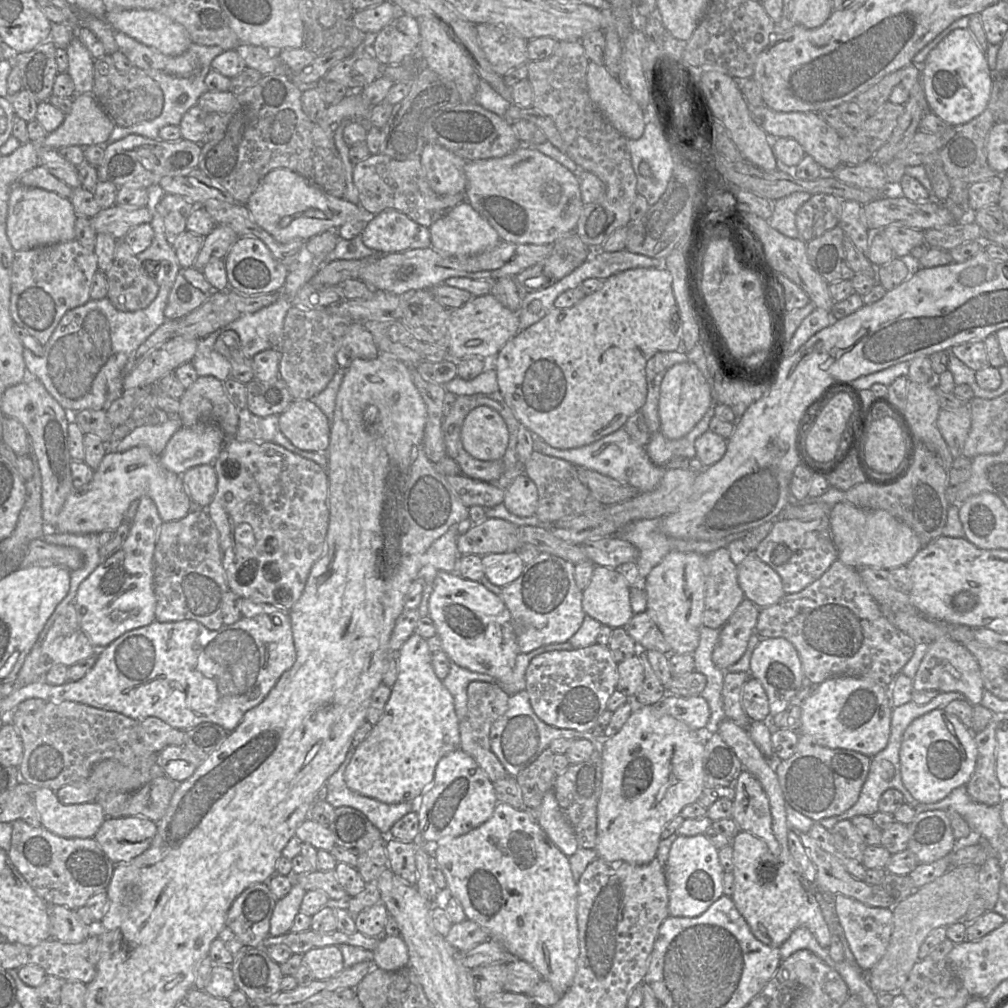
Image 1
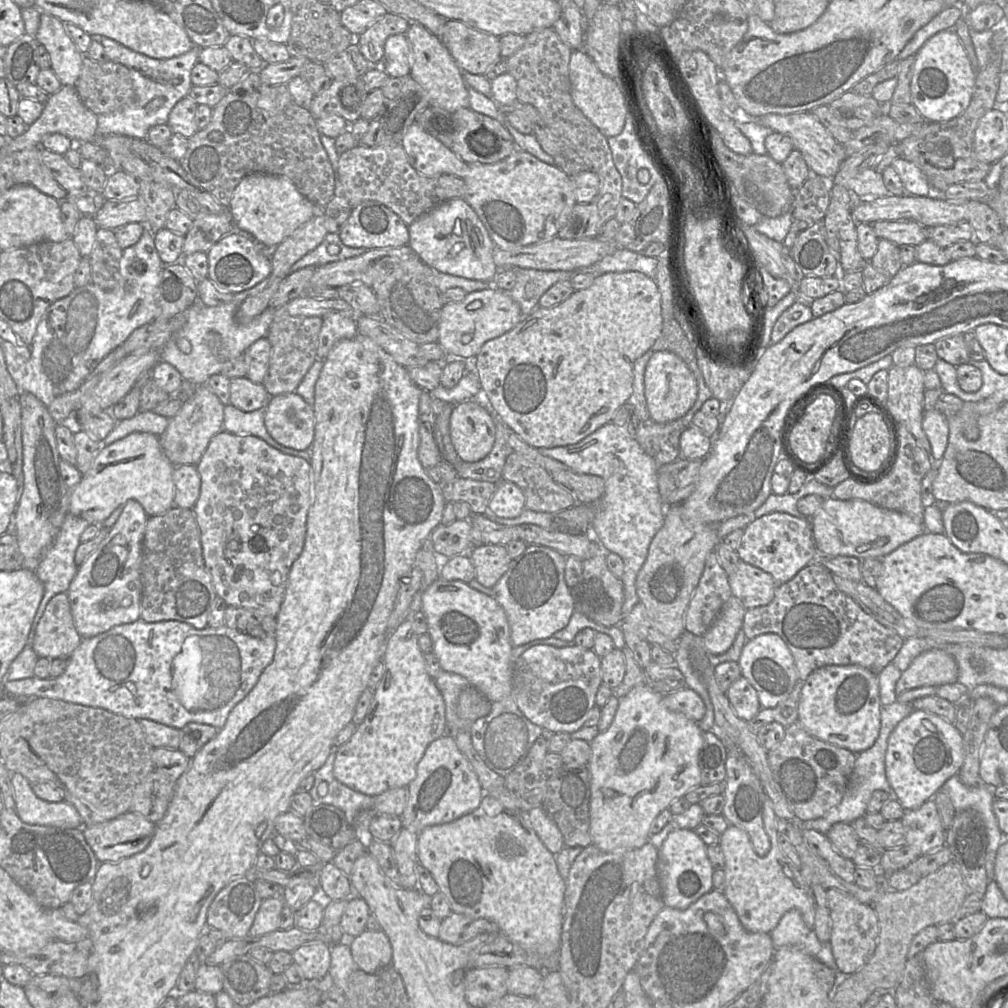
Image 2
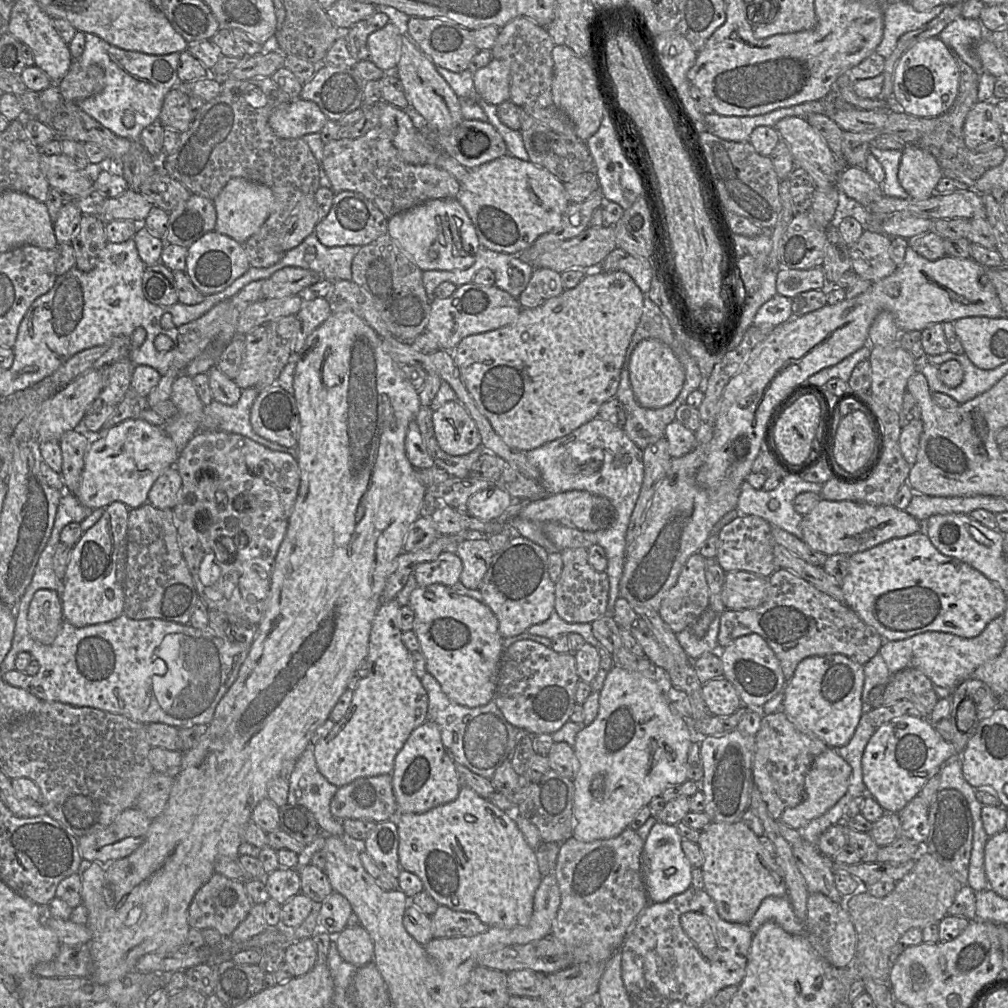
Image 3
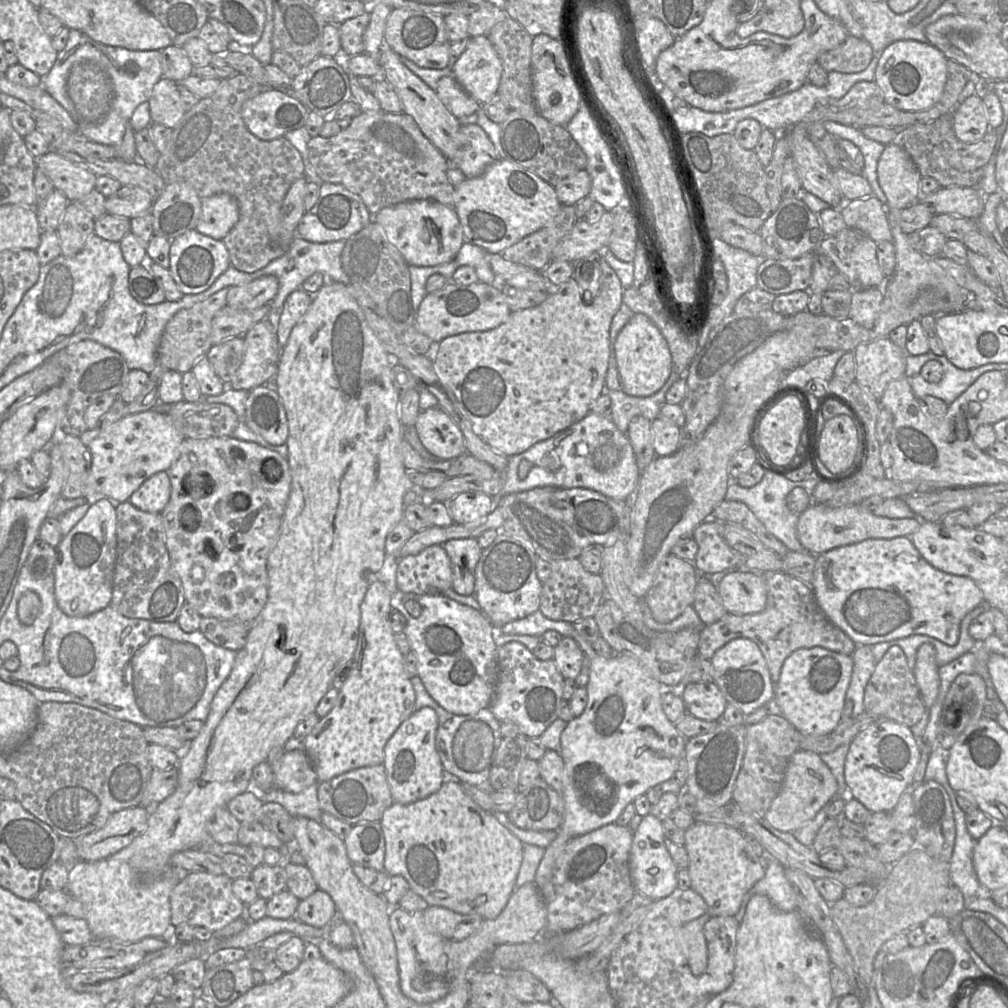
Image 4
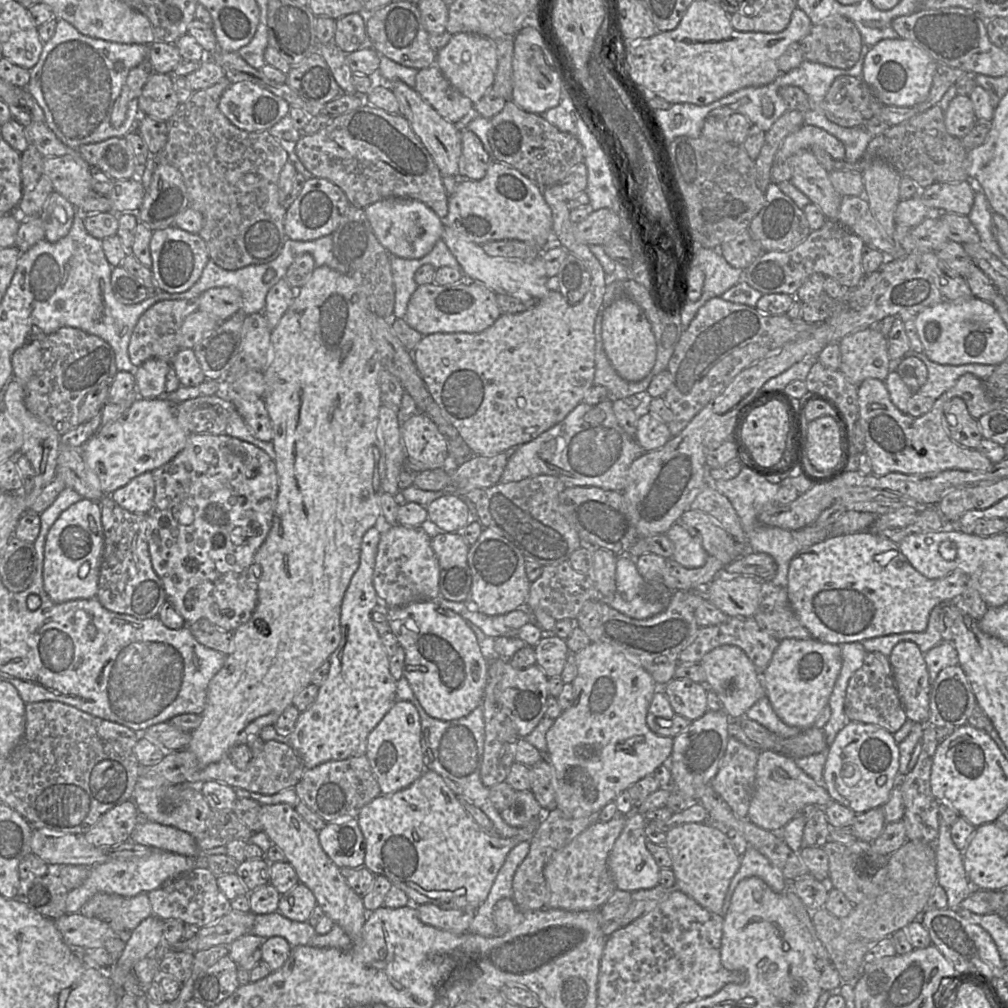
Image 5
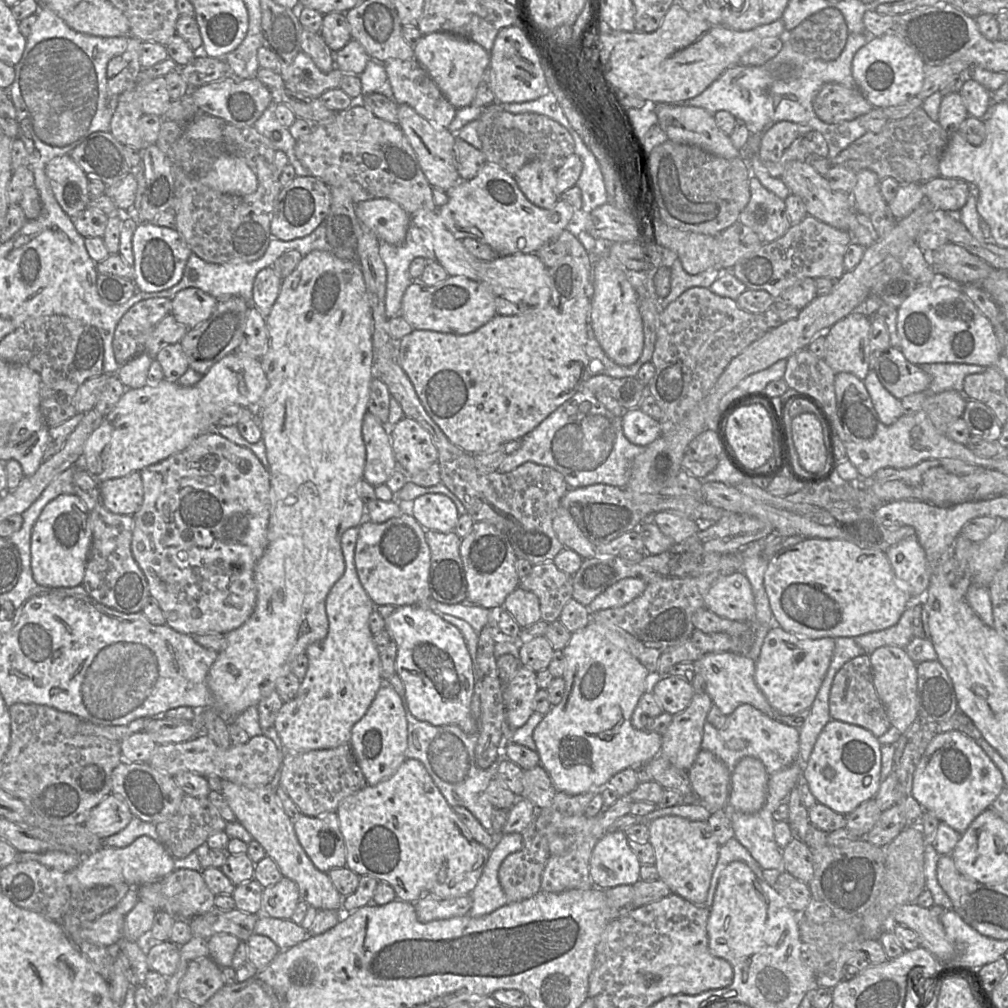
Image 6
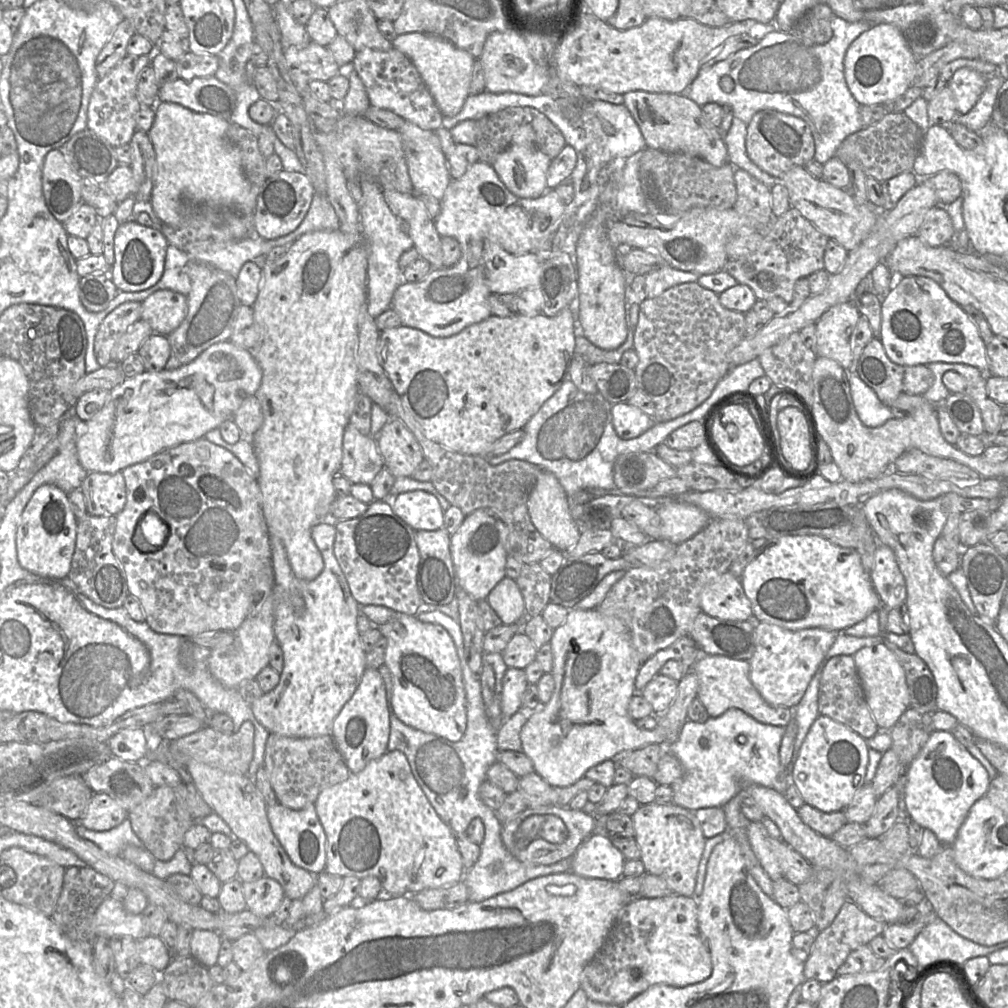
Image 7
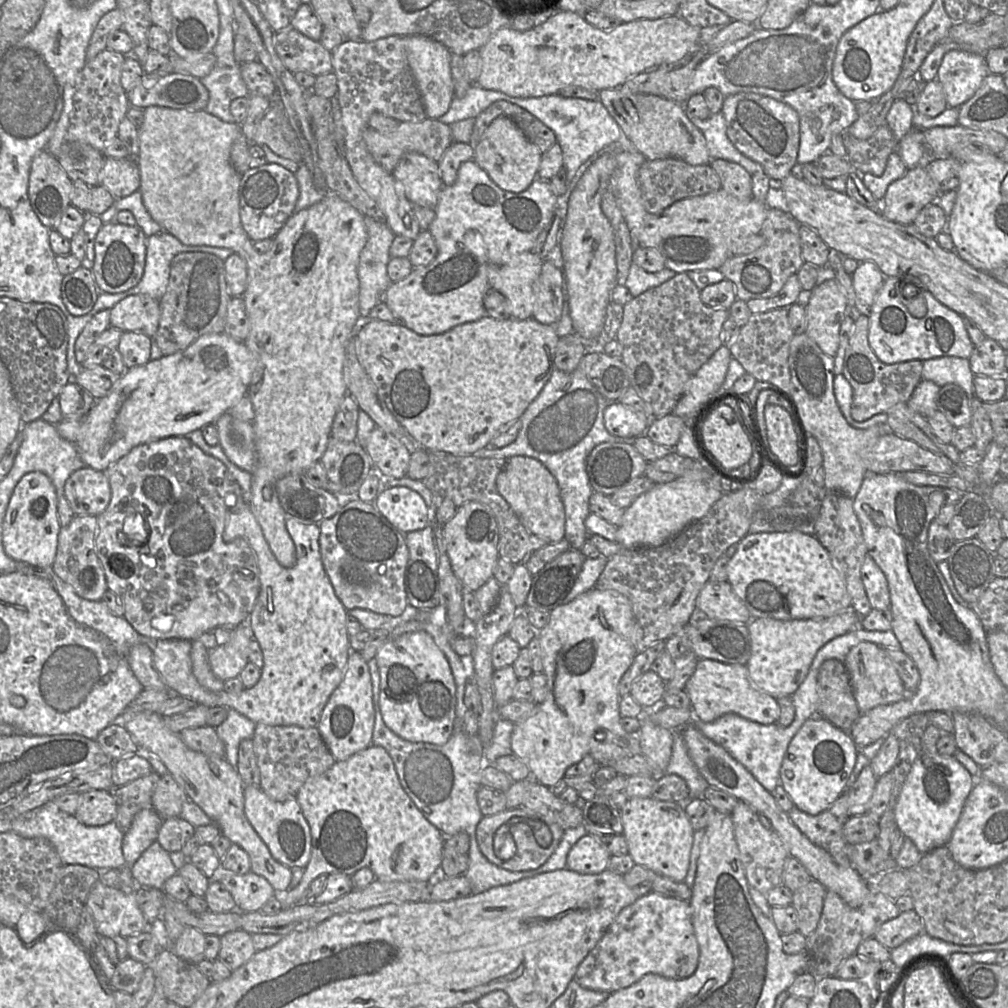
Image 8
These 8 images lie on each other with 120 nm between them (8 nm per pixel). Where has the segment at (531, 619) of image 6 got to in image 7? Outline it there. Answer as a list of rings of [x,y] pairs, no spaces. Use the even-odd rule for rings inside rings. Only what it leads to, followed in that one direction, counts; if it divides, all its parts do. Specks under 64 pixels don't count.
[[[505,577],[488,594],[487,603],[503,625],[515,624],[526,618],[523,595],[516,581]]]

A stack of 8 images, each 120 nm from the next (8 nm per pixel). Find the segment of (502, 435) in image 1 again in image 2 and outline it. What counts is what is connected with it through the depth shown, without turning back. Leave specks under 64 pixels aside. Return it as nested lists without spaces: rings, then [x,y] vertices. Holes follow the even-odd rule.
[[[461,401],[454,405],[451,413],[450,436],[463,461],[477,462],[492,450],[496,426],[490,413],[480,403]]]

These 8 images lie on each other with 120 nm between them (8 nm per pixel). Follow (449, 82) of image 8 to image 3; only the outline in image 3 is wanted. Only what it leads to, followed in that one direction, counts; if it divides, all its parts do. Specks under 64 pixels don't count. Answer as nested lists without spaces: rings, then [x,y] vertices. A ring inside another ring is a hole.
[[[492,58],[486,66],[473,72],[473,81],[484,101],[499,105],[509,100],[510,70],[505,62]]]

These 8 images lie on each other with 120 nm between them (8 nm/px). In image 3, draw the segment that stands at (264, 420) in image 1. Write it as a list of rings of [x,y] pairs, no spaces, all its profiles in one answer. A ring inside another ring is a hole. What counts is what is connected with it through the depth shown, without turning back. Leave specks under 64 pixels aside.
[[[254,388],[242,390],[241,397],[235,405],[226,405],[213,400],[204,407],[204,413],[212,418],[216,417],[216,424],[220,431],[243,435],[273,451],[287,453],[297,458],[296,447],[281,446],[254,432],[250,422],[250,411],[258,392]]]

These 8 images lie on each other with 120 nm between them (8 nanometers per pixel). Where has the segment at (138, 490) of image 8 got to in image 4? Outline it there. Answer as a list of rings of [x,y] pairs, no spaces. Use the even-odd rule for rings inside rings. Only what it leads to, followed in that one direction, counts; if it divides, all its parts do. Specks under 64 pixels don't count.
[[[233,436],[184,438],[180,444],[177,456],[166,470],[170,483],[171,495],[166,507],[160,513],[164,531],[166,548],[171,565],[181,580],[186,604],[191,605],[201,617],[213,617],[229,622],[244,624],[251,627],[264,608],[268,598],[267,558],[276,544],[291,490],[291,471],[288,459],[278,452],[263,447],[257,443],[237,439]]]

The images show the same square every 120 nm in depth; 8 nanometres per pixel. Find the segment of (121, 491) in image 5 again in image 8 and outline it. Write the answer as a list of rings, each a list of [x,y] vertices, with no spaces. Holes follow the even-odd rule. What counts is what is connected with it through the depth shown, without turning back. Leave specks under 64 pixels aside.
[[[84,466],[66,480],[64,495],[76,516],[98,516],[111,499],[109,480],[103,471]]]

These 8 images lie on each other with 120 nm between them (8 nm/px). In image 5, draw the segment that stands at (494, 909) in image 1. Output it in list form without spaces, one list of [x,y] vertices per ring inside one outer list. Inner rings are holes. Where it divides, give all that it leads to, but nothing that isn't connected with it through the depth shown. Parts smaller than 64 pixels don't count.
[[[429,769],[407,788],[392,794],[380,795],[379,797],[375,798],[373,801],[361,809],[356,819],[364,837],[364,867],[366,867],[375,875],[382,875],[387,877],[393,883],[393,885],[402,889],[408,895],[413,905],[418,906],[421,904],[431,903],[438,905],[443,909],[461,909],[466,907],[473,907],[475,910],[482,902],[486,900],[493,882],[500,868],[505,862],[507,854],[520,842],[529,842],[539,824],[539,819],[530,822],[530,824],[527,826],[520,828],[518,834],[514,837],[490,835],[484,832],[473,820],[473,818],[466,812],[461,804],[459,797],[447,786],[443,778]]]

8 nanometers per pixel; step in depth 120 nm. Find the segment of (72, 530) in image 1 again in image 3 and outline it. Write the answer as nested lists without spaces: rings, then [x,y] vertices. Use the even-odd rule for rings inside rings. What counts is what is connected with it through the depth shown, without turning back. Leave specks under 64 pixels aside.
[[[138,418],[128,419],[109,429],[105,437],[91,442],[79,487],[73,495],[91,510],[106,508],[116,501],[130,509],[143,506],[152,485],[165,470],[175,465],[179,452],[162,427]]]

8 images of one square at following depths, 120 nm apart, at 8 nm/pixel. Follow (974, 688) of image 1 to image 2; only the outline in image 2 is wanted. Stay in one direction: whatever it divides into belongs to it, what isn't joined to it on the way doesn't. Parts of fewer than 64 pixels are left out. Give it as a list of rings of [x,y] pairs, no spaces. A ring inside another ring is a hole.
[[[933,648],[918,655],[896,683],[897,696],[911,689],[939,687],[957,682],[958,666],[955,659],[942,648]]]

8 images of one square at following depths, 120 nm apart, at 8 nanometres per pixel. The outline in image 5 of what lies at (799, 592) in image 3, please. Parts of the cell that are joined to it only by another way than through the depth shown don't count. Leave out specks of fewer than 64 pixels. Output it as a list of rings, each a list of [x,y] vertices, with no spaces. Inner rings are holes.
[[[763,579],[760,604],[753,615],[728,617],[727,620],[717,625],[699,626],[693,641],[679,654],[679,662],[680,664],[701,662],[704,655],[714,648],[721,645],[734,645],[746,653],[758,672],[762,674],[769,665],[776,648],[786,638],[807,640],[812,636],[793,611],[786,587]]]

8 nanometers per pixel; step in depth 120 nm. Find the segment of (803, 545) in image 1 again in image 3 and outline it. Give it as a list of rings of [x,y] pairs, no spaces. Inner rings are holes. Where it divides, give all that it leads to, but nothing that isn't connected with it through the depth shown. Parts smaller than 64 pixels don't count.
[[[740,515],[717,532],[718,547],[715,558],[722,569],[728,573],[732,571],[748,571],[769,578],[778,567],[774,560],[774,539],[772,526],[765,519],[756,515]]]

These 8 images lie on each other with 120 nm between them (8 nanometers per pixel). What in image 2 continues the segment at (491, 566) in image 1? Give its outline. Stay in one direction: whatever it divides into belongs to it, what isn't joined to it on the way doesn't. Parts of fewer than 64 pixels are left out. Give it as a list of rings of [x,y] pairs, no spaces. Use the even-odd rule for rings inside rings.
[[[497,544],[475,546],[467,555],[475,567],[475,579],[487,588],[499,581],[512,561],[505,546]]]

